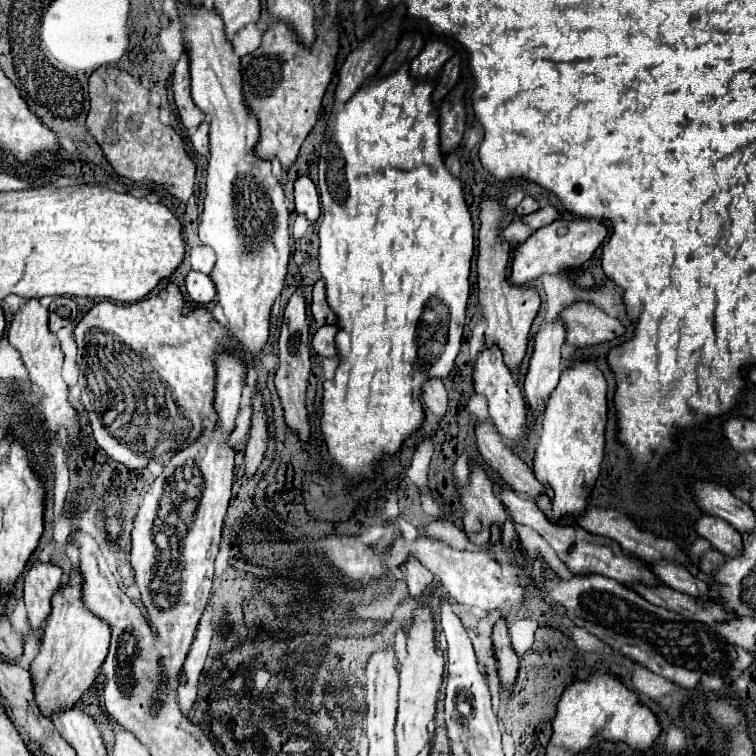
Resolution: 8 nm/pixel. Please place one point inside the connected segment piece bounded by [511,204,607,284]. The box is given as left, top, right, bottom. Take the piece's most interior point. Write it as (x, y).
(562, 244)

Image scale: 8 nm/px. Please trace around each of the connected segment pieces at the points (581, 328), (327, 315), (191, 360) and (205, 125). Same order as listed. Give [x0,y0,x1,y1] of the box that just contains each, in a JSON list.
[[559,302,625,348],[311,280,337,326],[75,284,243,468],[191,118,209,158]]

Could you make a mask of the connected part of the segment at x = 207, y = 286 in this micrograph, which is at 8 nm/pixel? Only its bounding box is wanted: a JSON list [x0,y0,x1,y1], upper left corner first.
[185,272,215,304]

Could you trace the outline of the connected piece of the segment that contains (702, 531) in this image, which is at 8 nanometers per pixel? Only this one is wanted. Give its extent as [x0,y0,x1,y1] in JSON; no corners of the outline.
[695,514,743,556]

